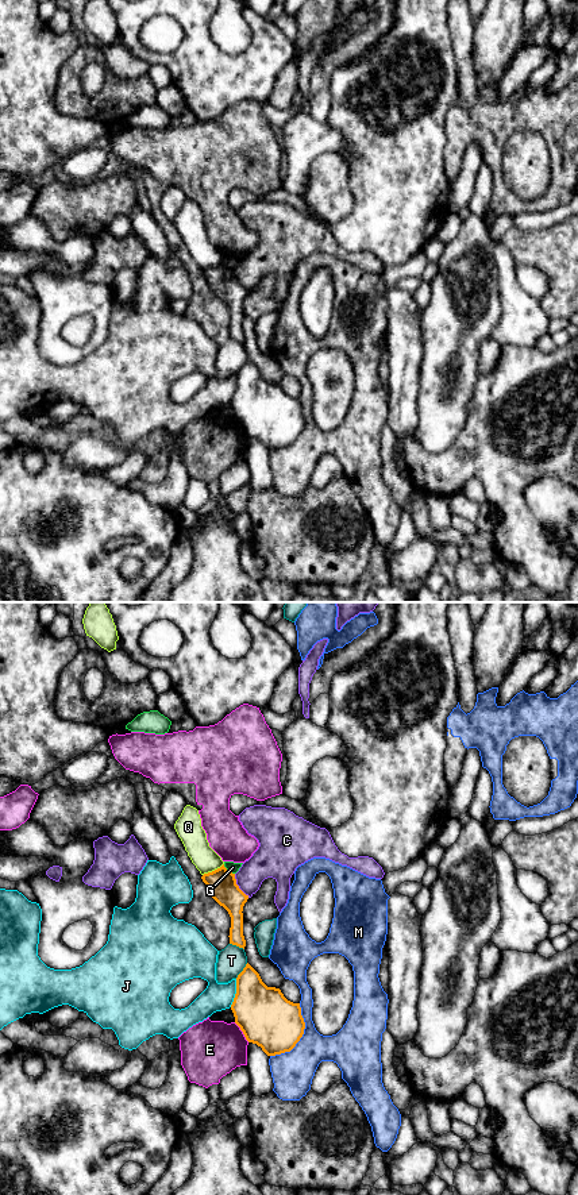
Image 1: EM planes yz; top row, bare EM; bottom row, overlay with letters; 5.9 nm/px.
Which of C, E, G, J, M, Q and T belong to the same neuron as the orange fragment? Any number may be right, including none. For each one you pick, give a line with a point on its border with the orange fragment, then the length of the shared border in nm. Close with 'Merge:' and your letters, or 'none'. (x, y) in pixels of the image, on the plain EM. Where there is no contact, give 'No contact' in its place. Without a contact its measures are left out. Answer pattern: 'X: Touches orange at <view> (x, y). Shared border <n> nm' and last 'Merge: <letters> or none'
Merge: none

